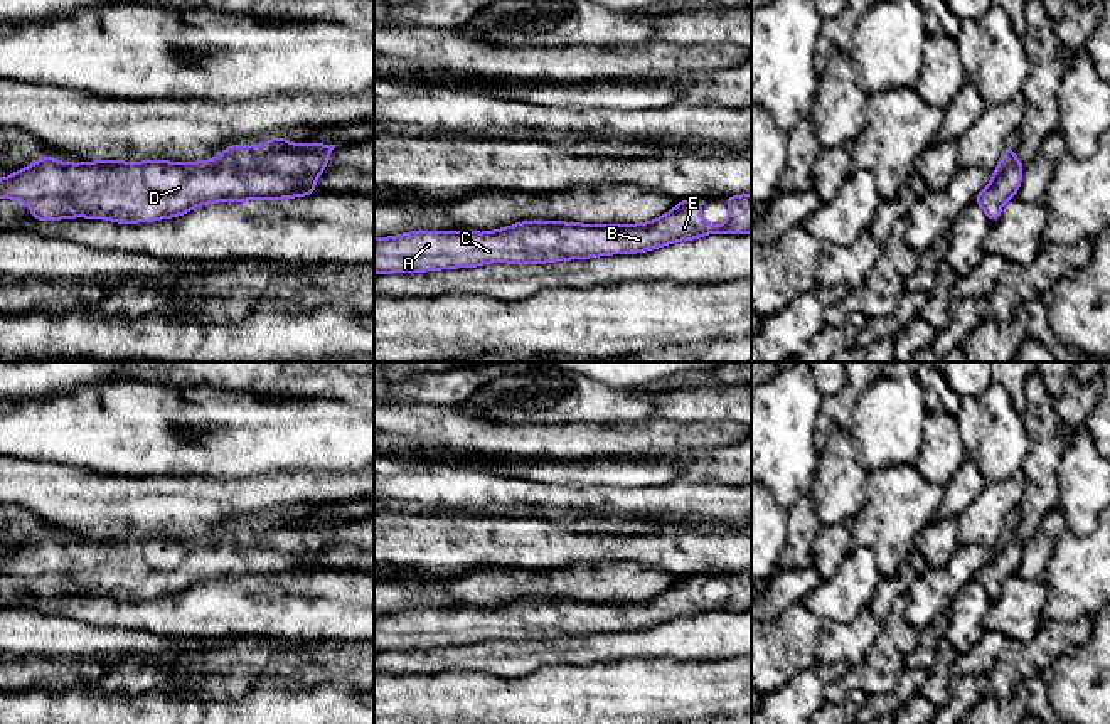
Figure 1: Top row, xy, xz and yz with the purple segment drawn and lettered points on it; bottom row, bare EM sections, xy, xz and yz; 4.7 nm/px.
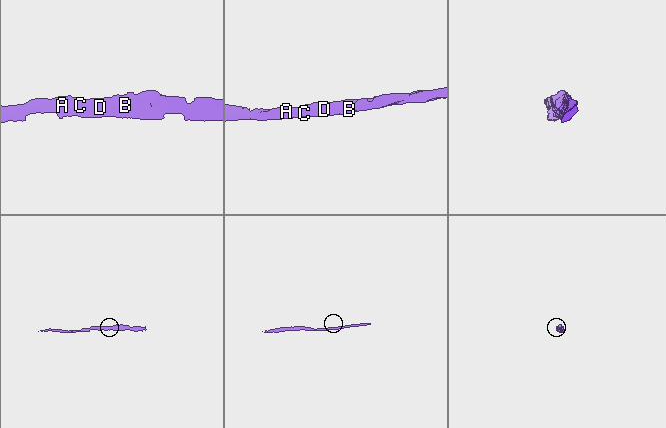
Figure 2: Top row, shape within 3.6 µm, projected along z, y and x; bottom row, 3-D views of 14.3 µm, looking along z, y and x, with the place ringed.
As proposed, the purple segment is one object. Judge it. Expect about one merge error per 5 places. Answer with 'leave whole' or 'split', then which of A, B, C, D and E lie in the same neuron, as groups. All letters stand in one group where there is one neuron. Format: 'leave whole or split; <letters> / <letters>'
leave whole; A B C D E

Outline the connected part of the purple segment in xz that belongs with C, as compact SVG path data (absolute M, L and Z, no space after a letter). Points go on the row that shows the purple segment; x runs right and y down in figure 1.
M751 194L729 195L724 199L729 219L712 226L702 219L702 200L679 202L670 212L642 224L588 226L558 221L522 221L510 227L492 232L470 231L413 231L392 237L374 239L374 274L423 273L450 268L477 268L487 263L542 264L563 259L584 259L605 254L635 254L652 251L675 241L692 241L707 234L746 234L751 232Z

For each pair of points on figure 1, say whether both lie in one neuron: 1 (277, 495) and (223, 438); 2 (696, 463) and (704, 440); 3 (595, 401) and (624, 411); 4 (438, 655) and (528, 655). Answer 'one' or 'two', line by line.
1: two
2: two
3: one
4: one

